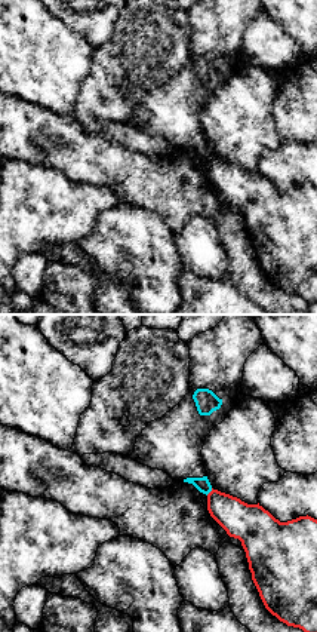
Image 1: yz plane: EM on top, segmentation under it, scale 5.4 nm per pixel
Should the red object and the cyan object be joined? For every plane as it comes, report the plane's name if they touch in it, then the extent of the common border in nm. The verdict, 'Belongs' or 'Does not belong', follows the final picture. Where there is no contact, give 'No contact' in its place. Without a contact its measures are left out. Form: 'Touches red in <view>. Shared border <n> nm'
Touches red in yz. Shared border 50 nm

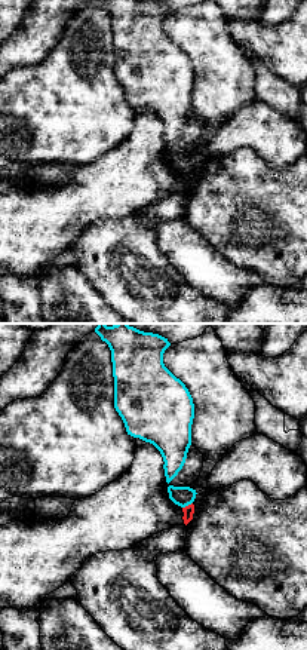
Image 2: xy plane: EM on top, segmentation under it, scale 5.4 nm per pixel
Touches red in xy. Shared border 70 nm

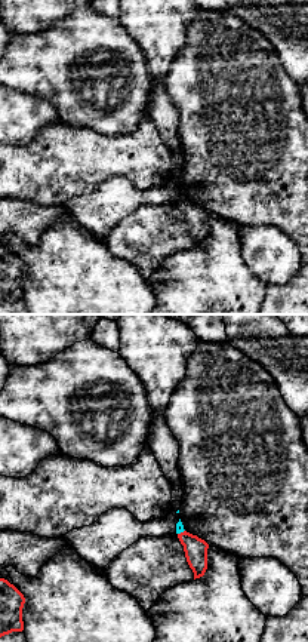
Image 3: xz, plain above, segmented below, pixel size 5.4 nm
Touches red in xz. Shared border 50 nm

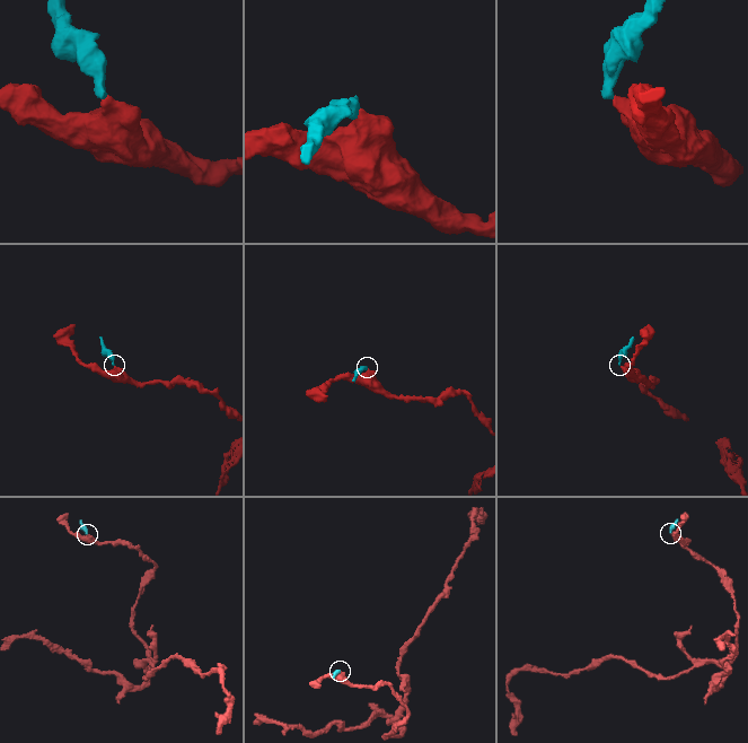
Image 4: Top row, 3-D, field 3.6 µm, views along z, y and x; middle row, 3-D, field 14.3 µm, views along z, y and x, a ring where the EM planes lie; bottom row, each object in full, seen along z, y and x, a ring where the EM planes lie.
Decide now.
Does not belong

